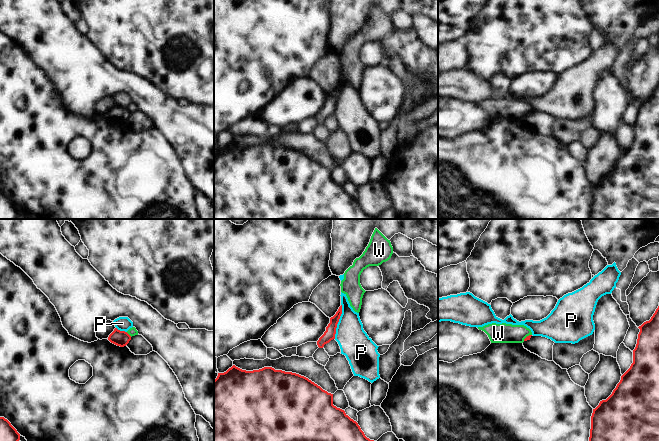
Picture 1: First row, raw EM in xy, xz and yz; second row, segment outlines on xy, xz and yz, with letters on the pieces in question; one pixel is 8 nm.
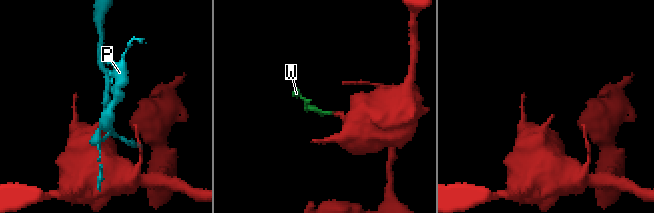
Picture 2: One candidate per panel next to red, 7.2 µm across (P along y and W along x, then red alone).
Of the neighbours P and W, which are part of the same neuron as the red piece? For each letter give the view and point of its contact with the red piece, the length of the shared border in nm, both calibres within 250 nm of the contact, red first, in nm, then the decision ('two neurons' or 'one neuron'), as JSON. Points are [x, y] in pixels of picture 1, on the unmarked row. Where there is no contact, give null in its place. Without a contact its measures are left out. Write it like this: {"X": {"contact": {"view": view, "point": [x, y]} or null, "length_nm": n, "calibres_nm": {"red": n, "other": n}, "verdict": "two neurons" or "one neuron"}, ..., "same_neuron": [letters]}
{"P": {"contact": {"view": "xz", "point": [338, 97]}, "length_nm": 280, "calibres_nm": {"red": 90, "other": 240}, "verdict": "two neurons"}, "W": {"contact": {"view": "xy", "point": [128, 110]}, "length_nm": 60, "calibres_nm": {"red": 130, "other": 70}, "verdict": "two neurons"}, "same_neuron": []}

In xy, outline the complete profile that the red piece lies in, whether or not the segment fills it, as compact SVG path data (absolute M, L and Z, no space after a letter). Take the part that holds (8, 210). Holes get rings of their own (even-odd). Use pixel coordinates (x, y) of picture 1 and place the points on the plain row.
M0 193L0 219L17 219L20 210L4 193Z

